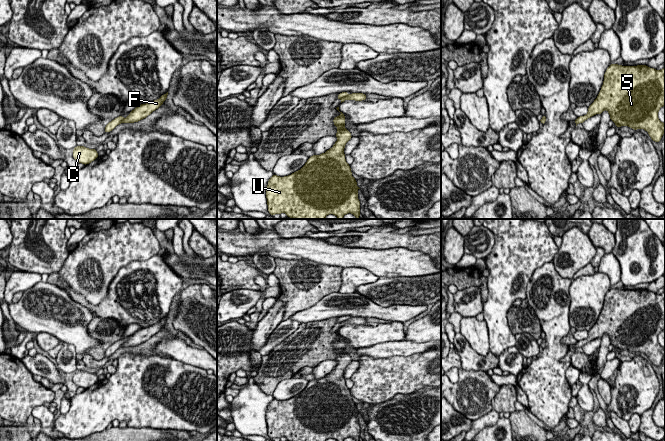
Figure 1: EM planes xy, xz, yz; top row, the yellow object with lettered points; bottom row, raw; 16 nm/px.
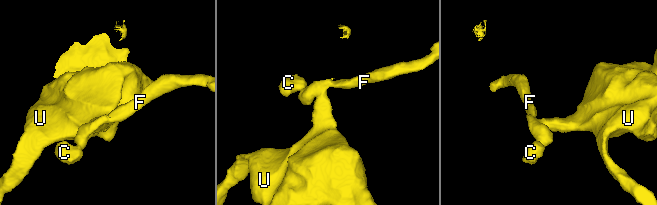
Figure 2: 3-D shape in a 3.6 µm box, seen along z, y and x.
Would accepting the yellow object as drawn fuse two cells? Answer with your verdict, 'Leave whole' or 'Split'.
Split

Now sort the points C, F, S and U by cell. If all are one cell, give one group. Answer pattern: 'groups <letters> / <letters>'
groups C / F S U

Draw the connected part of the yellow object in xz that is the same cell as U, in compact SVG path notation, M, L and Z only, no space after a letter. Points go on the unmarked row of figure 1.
M345 338L333 343L338 355L335 361L338 364L332 372L320 379L308 382L305 389L291 399L280 401L274 399L269 403L266 412L268 436L270 439L286 437L287 441L326 441L333 438L344 441L352 437L360 440L360 424L357 415L356 403L352 400L350 389L346 386L344 372L352 362L349 354L345 353Z

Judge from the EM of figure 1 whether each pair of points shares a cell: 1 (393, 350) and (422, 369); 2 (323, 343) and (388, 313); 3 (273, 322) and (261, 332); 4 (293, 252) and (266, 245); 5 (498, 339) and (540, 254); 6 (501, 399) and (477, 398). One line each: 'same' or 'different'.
1: different
2: different
3: same
4: same
5: same
6: different

